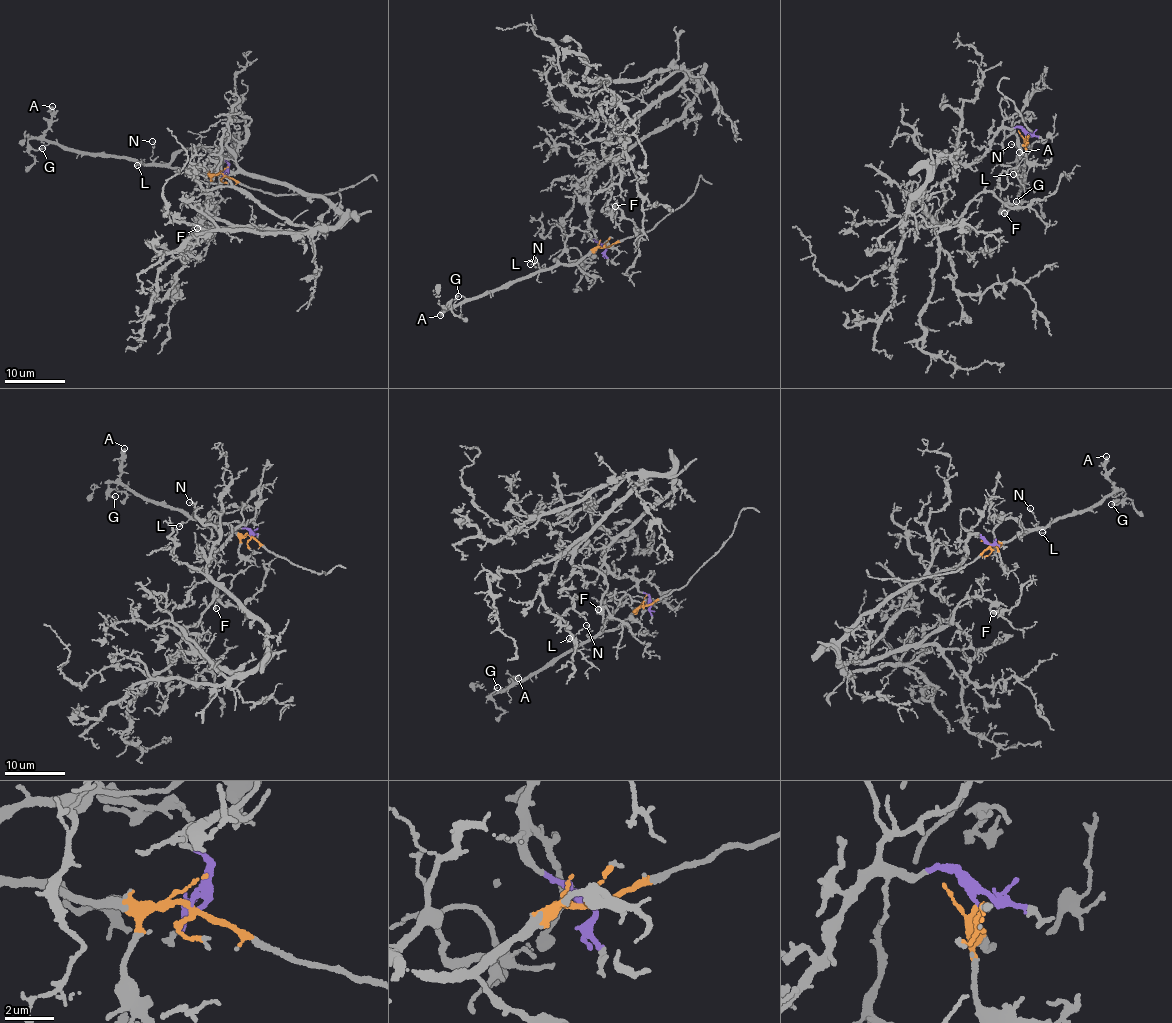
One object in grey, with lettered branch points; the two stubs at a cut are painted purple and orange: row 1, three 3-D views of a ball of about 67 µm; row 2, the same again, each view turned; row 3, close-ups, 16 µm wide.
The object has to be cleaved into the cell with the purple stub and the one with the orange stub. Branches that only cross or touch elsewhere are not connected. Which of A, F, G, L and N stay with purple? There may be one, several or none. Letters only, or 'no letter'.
F

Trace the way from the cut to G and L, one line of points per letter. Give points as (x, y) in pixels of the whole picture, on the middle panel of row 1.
G: (604, 247), (599, 245), (574, 263), (558, 262), (549, 268), (539, 269), (444, 307), (458, 296)
L: (604, 247), (599, 245), (574, 263), (558, 262), (549, 268), (541, 268), (534, 259)

